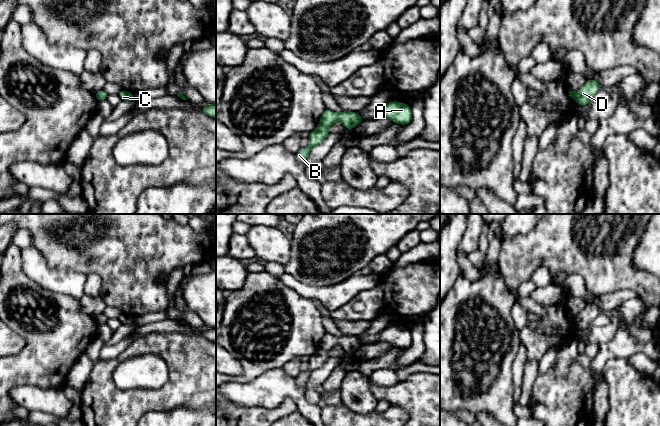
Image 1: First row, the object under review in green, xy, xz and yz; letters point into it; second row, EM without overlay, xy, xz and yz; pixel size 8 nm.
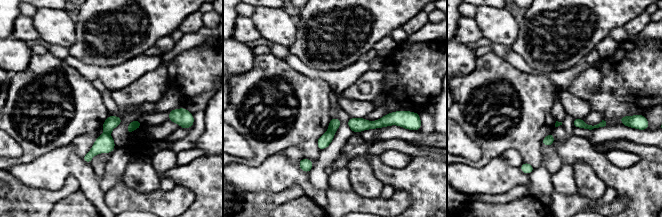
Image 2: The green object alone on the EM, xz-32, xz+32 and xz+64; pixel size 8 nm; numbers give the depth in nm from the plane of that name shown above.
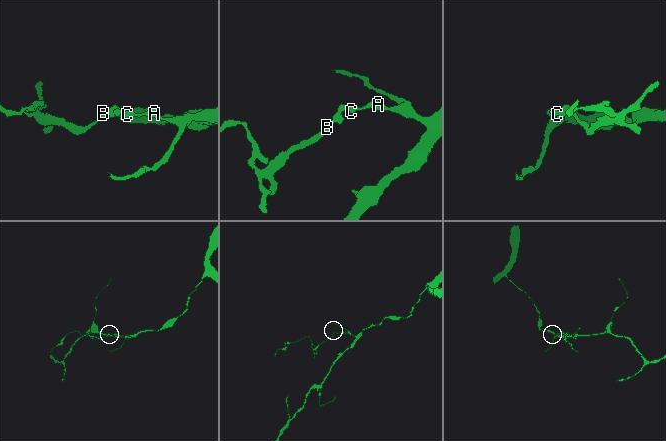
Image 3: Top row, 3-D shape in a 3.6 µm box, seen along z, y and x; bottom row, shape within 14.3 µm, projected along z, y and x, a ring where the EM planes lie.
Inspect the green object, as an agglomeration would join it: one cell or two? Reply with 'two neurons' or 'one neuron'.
two neurons

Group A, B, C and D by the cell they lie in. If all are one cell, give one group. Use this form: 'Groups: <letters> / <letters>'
Groups: A C / B D

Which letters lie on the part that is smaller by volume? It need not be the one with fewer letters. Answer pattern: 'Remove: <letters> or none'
Remove: B, D

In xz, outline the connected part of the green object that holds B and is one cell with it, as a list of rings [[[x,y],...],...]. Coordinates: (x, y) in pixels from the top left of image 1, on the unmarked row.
[[[319,348],[308,360],[309,368],[307,372],[301,372],[296,377],[296,382],[300,386],[306,386],[307,381],[309,380],[311,373],[314,370],[320,369],[324,366],[325,362],[329,357],[329,352]]]

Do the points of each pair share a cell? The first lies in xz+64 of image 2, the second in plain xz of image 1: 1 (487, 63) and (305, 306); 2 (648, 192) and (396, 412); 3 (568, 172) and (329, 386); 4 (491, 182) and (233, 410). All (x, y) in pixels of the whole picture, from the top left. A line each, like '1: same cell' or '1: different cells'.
1: same cell
2: different cells
3: different cells
4: different cells

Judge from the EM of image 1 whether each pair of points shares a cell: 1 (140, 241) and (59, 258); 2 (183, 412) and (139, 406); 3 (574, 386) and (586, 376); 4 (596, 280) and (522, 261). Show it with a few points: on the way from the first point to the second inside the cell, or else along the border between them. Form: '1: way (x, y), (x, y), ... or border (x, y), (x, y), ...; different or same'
1: way (120, 241), (94, 243), (79, 256); same
2: border (189, 407), (149, 410), (143, 415); different
3: way (577, 384), (583, 378); same
4: way (578, 262), (572, 256), (540, 256); same

